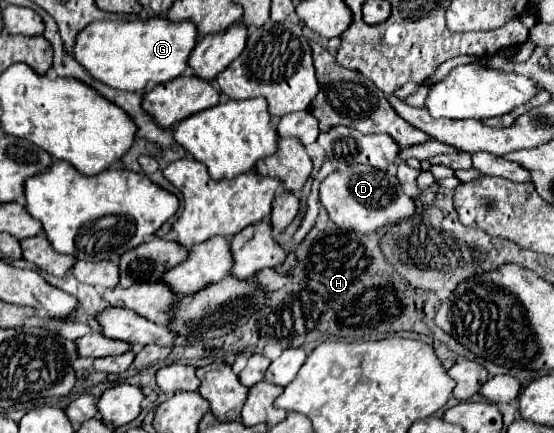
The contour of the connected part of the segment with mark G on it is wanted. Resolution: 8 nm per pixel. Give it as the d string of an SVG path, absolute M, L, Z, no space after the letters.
M149 18L149 20L97 20L85 26L77 38L75 38L75 48L73 56L75 60L99 82L123 90L123 92L145 92L151 86L165 84L179 74L187 70L187 56L197 44L197 28L191 22L169 22L167 18Z

